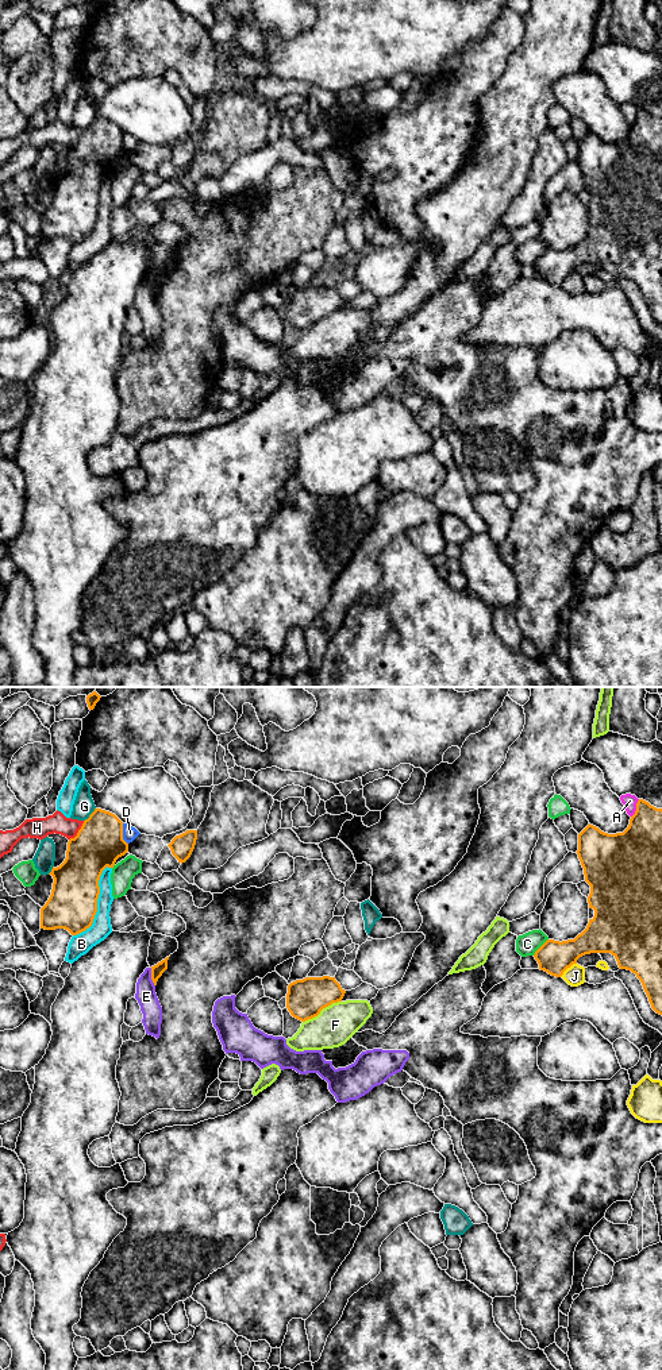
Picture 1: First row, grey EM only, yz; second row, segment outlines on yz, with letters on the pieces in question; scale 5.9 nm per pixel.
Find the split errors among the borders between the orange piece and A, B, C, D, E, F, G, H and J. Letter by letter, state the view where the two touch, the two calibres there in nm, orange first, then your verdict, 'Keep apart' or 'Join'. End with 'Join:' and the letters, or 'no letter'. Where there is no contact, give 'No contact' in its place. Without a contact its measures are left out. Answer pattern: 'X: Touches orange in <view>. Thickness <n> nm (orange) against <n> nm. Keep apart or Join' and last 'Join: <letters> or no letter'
A: Touches orange in yz. Thickness 280 nm (orange) against 80 nm. Keep apart
B: Touches orange in yz. Thickness 280 nm (orange) against 120 nm. Keep apart
C: Touches orange in yz. Thickness 200 nm (orange) against 130 nm. Keep apart
D: Touches orange in yz. Thickness 280 nm (orange) against 90 nm. Keep apart
E: Touches orange in yz. Thickness 70 nm (orange) against 120 nm. Keep apart
F: Touches orange in yz. Thickness 220 nm (orange) against 240 nm. Keep apart
G: Touches orange in yz. Thickness 280 nm (orange) against 120 nm. Keep apart
H: Touches orange in yz. Thickness 280 nm (orange) against 130 nm. Keep apart
J: Touches orange in yz. Thickness 200 nm (orange) against 120 nm. Keep apart
Join: no letter

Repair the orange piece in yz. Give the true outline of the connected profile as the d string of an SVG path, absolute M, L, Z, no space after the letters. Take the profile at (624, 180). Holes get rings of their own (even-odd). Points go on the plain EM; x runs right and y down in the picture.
M639 108L636 120L623 142L608 143L588 134L578 143L578 167L584 177L585 190L590 194L589 217L594 225L586 238L574 248L547 248L534 263L539 278L561 286L577 269L590 262L611 262L620 278L631 279L640 289L651 317L662 324L662 117Z

